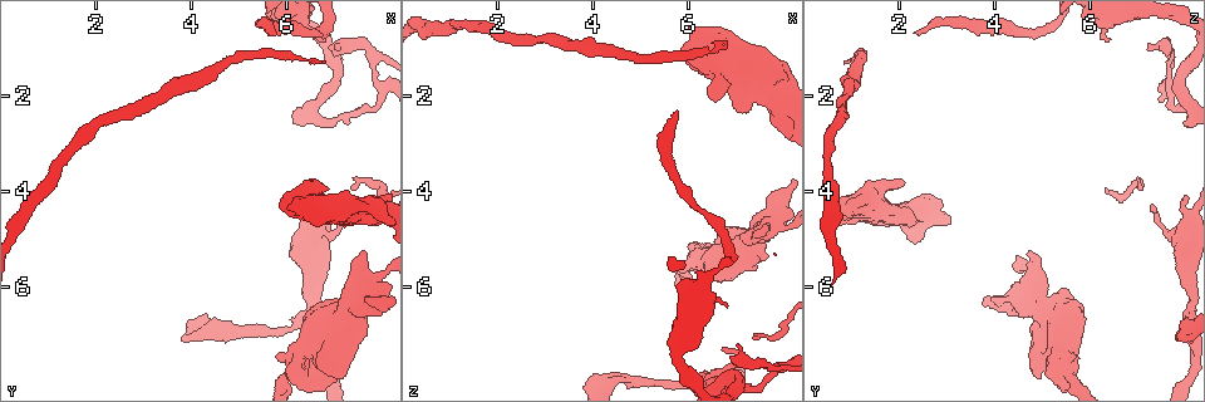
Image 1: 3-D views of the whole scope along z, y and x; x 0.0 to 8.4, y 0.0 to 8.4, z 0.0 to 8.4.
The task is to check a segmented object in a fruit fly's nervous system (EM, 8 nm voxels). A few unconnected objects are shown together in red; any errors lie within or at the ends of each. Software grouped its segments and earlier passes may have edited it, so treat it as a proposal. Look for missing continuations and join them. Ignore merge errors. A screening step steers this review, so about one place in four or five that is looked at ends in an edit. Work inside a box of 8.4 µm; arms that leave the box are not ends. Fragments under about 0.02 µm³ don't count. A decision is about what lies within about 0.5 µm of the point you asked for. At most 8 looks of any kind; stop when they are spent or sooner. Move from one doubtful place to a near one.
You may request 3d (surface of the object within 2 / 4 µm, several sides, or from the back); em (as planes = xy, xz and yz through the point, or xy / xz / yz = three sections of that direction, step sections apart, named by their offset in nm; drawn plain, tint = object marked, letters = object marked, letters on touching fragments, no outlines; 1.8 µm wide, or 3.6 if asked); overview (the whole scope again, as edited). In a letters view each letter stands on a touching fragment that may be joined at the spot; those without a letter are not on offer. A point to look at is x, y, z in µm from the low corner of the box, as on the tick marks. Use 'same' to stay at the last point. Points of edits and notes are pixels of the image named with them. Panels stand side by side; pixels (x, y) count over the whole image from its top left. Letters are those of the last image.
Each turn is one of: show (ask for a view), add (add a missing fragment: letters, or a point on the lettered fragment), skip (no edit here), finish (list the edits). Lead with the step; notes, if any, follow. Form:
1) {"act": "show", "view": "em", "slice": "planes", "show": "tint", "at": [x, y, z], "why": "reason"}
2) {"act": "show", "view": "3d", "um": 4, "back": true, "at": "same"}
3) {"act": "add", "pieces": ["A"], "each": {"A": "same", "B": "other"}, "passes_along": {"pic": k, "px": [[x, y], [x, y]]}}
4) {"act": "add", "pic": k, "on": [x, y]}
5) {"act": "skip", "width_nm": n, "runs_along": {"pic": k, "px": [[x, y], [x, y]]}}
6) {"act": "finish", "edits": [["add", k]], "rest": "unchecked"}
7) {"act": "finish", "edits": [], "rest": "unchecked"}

{"act": "show", "view": "3d", "um": 2, "at": [5.70, 0.75, 2.30], "why": "thin end"}

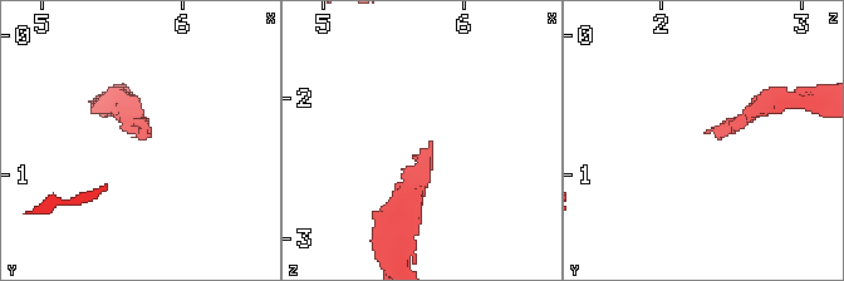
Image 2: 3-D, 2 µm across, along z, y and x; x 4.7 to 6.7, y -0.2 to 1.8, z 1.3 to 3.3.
{"act": "show", "view": "em", "slice": "planes", "show": "plain", "at": [5.74, 0.70, 2.34]}

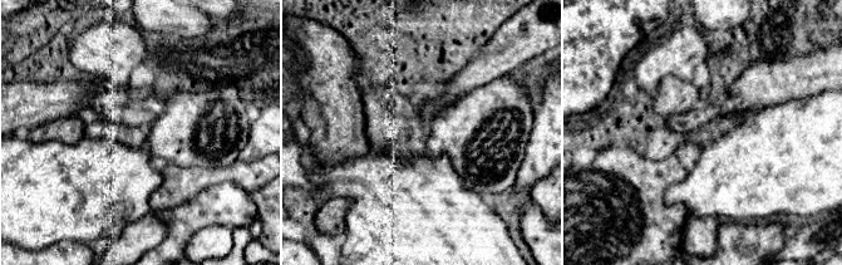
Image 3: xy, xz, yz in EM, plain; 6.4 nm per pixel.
{"act": "show", "view": "em", "slice": "planes", "show": "letters", "at": "same"}

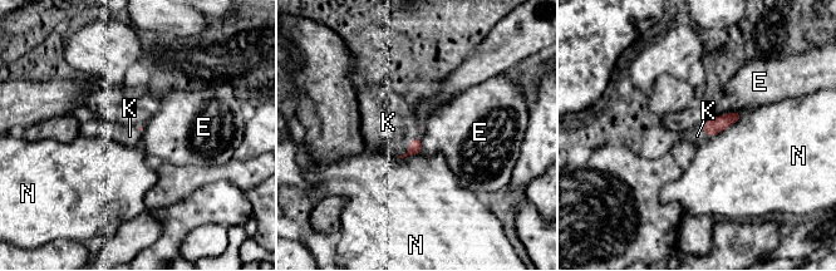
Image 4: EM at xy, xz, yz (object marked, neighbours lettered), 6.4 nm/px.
{"act": "add", "pieces": ["K"], "each": {"E": "other", "K": "same", "N": "other"}, "passes_along": {"pic": 4, "px": [[414, 147], [408, 147], [388, 122]]}, "found": "the neuron continues"}

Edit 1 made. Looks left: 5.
{"act": "show", "view": "em", "slice": "planes", "show": "letters", "at": [6.75, 1.30, 0.85], "why": "thin end"}

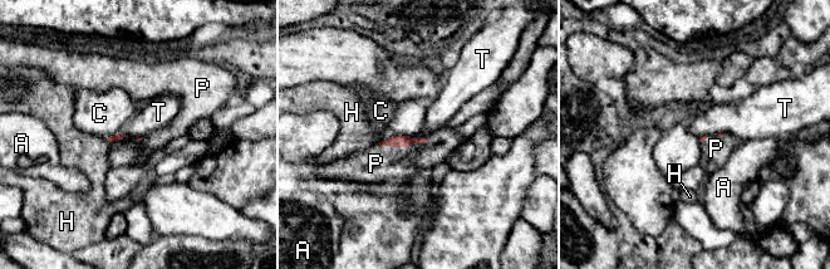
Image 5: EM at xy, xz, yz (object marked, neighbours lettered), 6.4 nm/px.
{"act": "add", "pieces": ["P"], "each": {"A": "other", "C": "other", "H": "other", "P": "same", "T": "other"}, "found": "the neuron continues"}

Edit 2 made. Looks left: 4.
{"act": "show", "view": "3d", "um": 4, "at": [6.50, 3.70, 2.10], "why": "branch stops here"}

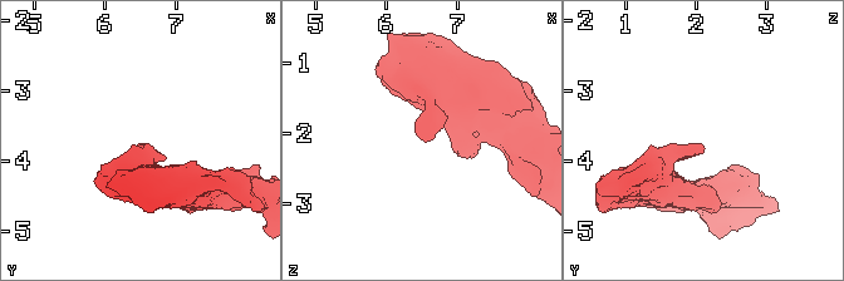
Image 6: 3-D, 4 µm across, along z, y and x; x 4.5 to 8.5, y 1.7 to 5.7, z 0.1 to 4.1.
{"act": "show", "view": "em", "slice": "planes", "show": "plain", "at": [6.50, 3.75, 2.05]}

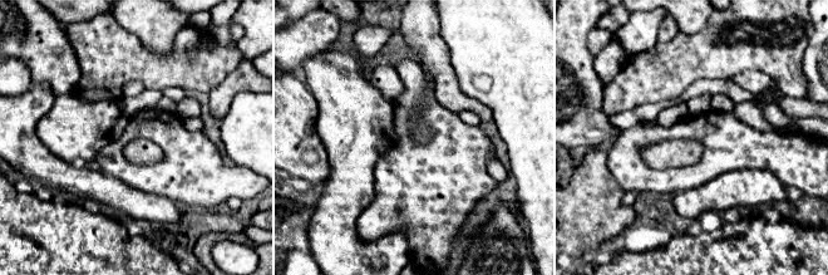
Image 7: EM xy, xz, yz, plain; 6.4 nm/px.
{"act": "show", "view": "em", "slice": "planes", "show": "letters", "at": "same"}

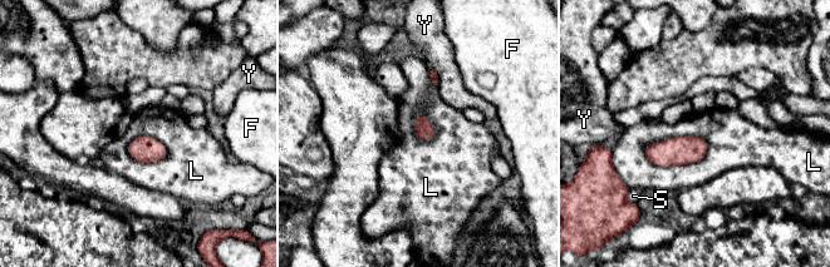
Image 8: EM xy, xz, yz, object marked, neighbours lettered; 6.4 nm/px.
{"act": "skip", "width_nm": 120, "longest_contact_nm": ["L", 440], "each": {"F": "other", "L": "other", "S": "other", "Y": "other"}, "found": "no lettered fragment goes on from it"}

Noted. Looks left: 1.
{"act": "finish", "edits": [["add", 4], ["add", 5]], "rest": "unchecked"}

